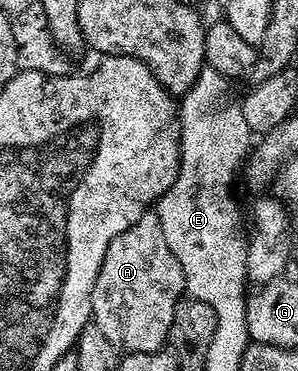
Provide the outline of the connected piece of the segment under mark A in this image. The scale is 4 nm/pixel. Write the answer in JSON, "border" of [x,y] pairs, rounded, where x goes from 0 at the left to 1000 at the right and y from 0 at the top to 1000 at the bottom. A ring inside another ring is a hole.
{"border":[[[503,563],[440,606],[440,617],[413,617],[359,660],[359,682],[346,693],[346,714],[332,714],[332,736],[319,747],[319,768],[305,790],[312,825],[309,868],[393,935],[396,949],[450,957],[453,951],[507,951],[537,946],[564,927],[574,854],[587,854],[587,822],[624,792],[621,749],[601,704],[587,704],[587,682],[560,660],[560,639],[547,628],[547,596],[534,596],[523,566]]]}

